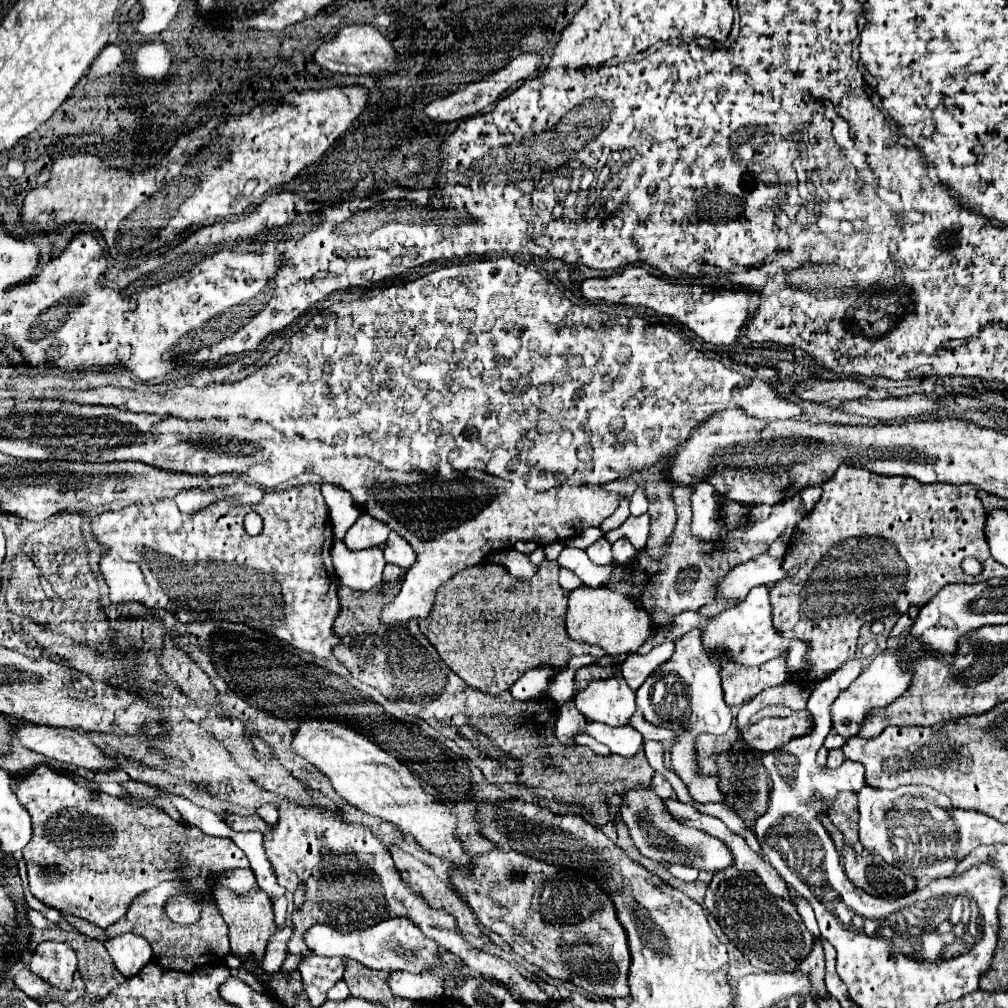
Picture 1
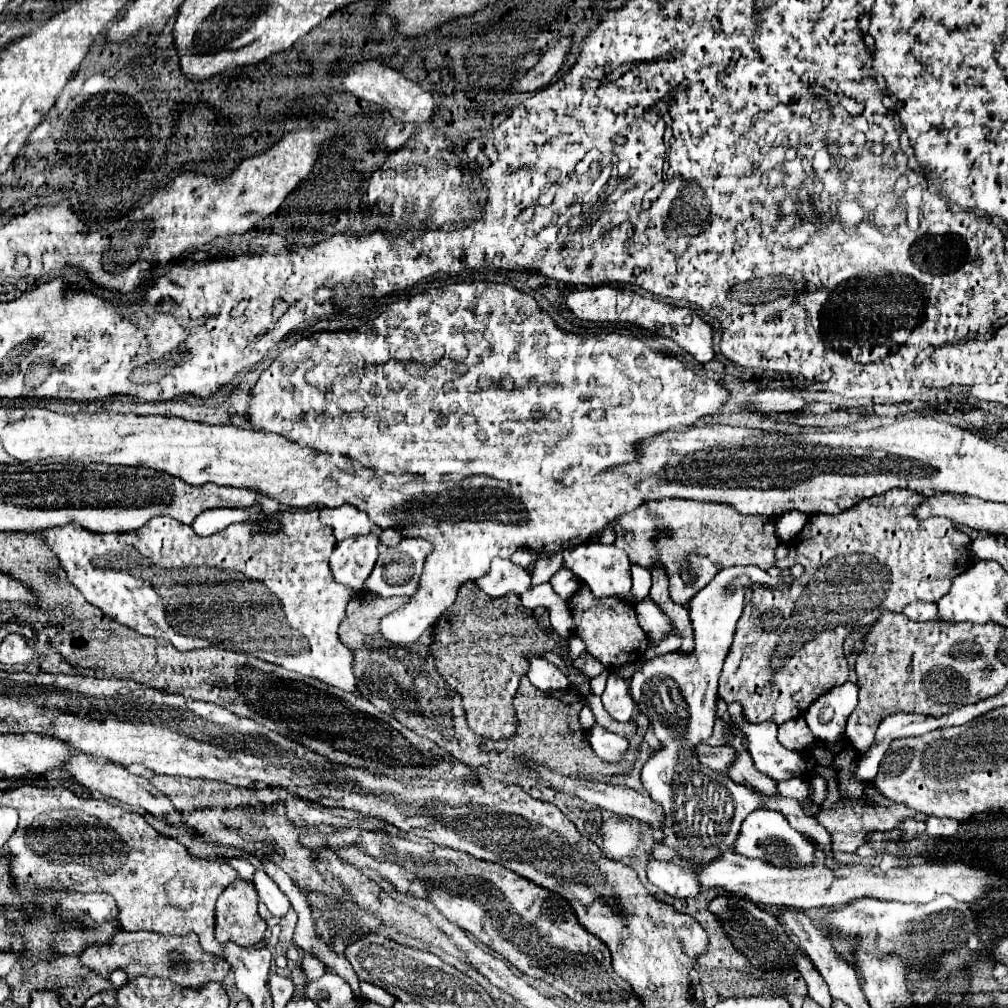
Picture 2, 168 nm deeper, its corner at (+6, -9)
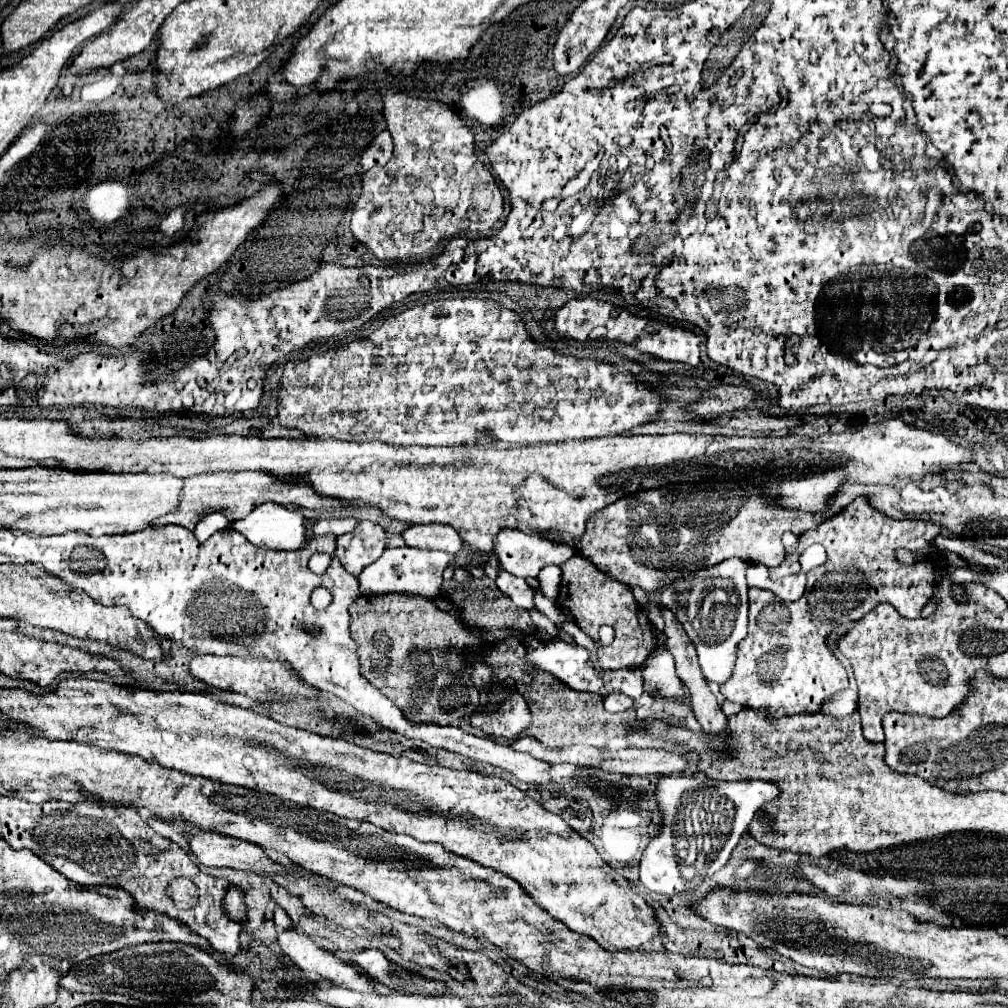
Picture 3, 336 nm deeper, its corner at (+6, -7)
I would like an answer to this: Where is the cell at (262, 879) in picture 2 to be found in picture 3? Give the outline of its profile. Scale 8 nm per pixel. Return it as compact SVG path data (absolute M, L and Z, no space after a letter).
M291 929L291 931L281 931L279 933L279 945L281 945L281 949L283 949L283 953L289 957L289 959L293 959L293 963L297 965L297 967L301 967L303 971L306 971L306 977L317 983L319 987L323 985L324 980L331 981L331 983L335 983L335 985L339 985L339 987L343 987L343 989L353 989L353 991L363 991L363 993L373 993L373 985L369 983L369 979L365 977L365 973L361 973L357 967L353 967L353 965L347 965L345 961L341 961L339 957L335 957L333 953L329 953L329 951L325 951L325 949L321 949L309 935L305 935L301 929Z

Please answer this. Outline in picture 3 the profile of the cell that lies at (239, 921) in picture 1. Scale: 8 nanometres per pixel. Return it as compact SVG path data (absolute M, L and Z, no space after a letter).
M231 887L225 895L225 911L233 921L245 923L245 907L243 907L243 893L235 887Z

